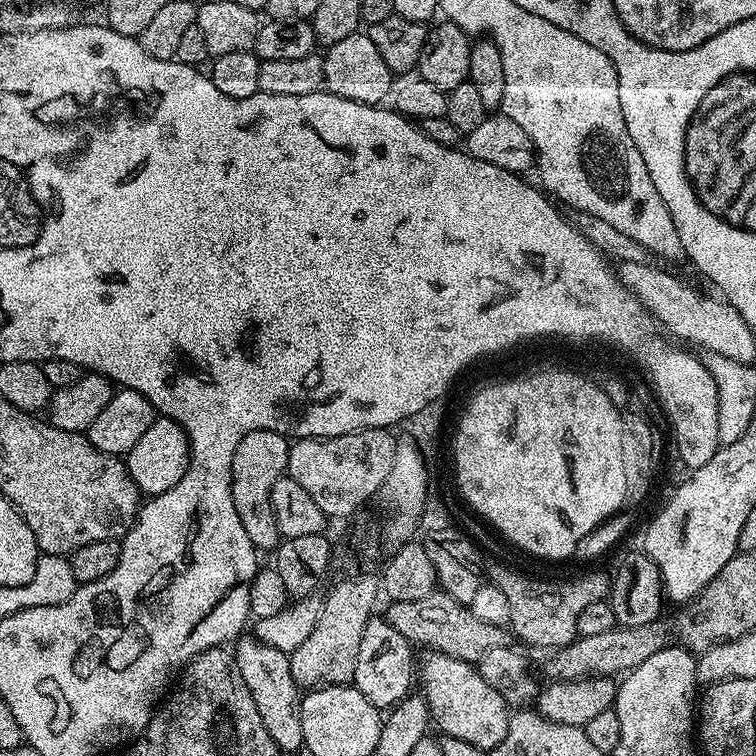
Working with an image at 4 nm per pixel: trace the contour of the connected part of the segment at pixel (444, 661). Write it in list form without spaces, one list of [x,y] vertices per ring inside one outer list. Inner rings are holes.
[[[429,651],[428,657],[418,664],[418,680],[424,683],[422,695],[428,699],[428,709],[432,715],[432,724],[444,731],[449,740],[462,738],[462,742],[470,742],[470,746],[478,746],[485,750],[497,748],[506,738],[510,706],[482,678],[479,667],[466,660],[456,660],[441,652]]]

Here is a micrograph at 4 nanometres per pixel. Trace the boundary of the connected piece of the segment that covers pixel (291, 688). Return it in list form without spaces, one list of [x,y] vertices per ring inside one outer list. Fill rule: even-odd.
[[[252,634],[241,635],[235,641],[234,651],[238,670],[242,670],[242,682],[246,682],[246,690],[250,690],[250,698],[254,698],[258,714],[262,714],[262,726],[266,726],[270,738],[274,738],[285,754],[299,753],[304,747],[300,713],[302,689],[294,682],[289,653],[266,646]]]

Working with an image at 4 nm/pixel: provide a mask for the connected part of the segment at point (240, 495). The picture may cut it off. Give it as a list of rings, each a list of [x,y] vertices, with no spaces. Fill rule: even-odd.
[[[254,430],[246,434],[246,438],[242,438],[242,442],[238,442],[234,450],[230,498],[234,502],[234,510],[238,510],[238,518],[242,518],[246,534],[250,534],[250,542],[257,550],[275,550],[280,547],[282,537],[274,518],[272,487],[280,476],[285,475],[289,447],[290,440],[287,436],[274,430]]]

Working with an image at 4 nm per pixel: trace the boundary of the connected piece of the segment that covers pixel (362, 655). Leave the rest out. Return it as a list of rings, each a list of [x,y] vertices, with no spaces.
[[[373,618],[366,622],[366,630],[362,634],[362,643],[358,645],[358,666],[354,666],[352,684],[381,710],[391,710],[405,696],[413,691],[414,660],[412,664],[413,645],[408,643],[386,618]]]

